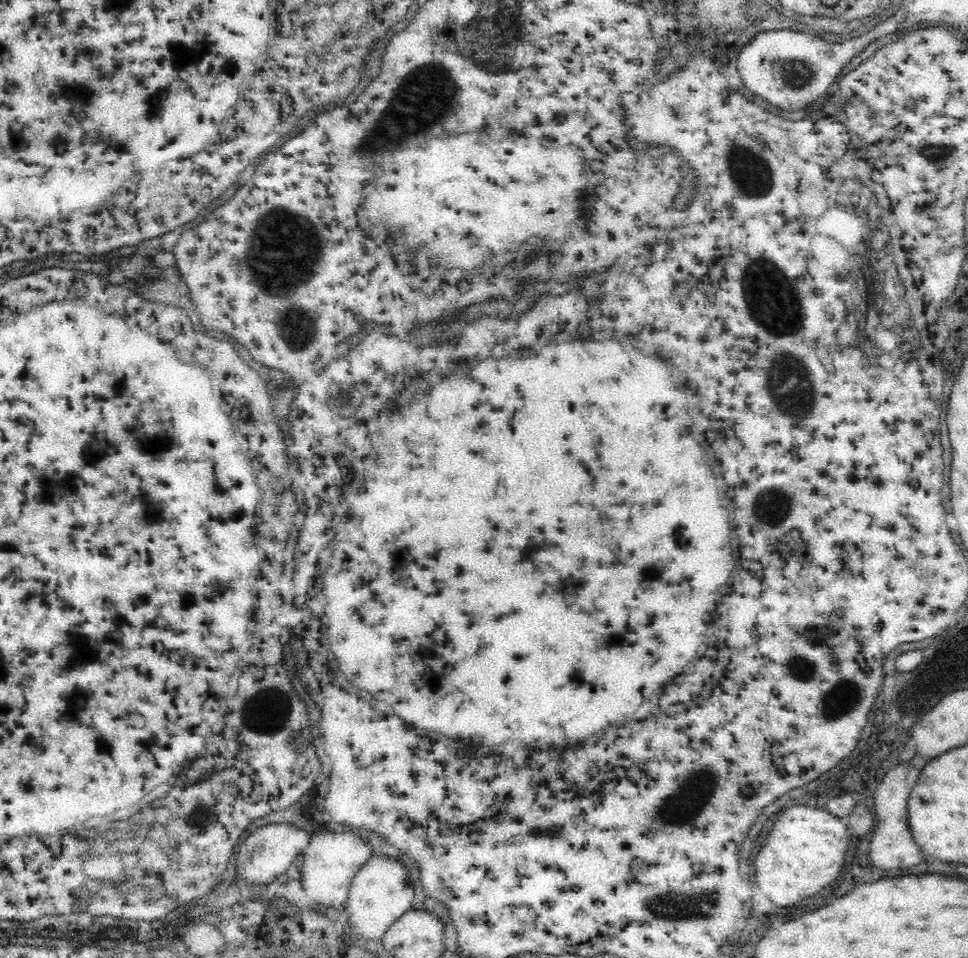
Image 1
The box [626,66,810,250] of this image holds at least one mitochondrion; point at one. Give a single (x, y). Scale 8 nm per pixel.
(752, 176)

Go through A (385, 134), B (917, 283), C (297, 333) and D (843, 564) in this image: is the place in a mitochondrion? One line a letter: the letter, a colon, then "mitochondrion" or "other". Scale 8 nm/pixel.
A: mitochondrion
B: other
C: mitochondrion
D: other

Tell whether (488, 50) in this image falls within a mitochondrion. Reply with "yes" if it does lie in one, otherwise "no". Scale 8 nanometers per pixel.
yes

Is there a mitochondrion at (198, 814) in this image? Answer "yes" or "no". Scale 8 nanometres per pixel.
yes

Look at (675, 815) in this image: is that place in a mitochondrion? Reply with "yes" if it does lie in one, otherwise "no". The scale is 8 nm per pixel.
yes

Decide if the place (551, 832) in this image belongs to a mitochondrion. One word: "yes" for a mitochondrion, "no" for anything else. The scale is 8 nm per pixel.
no

